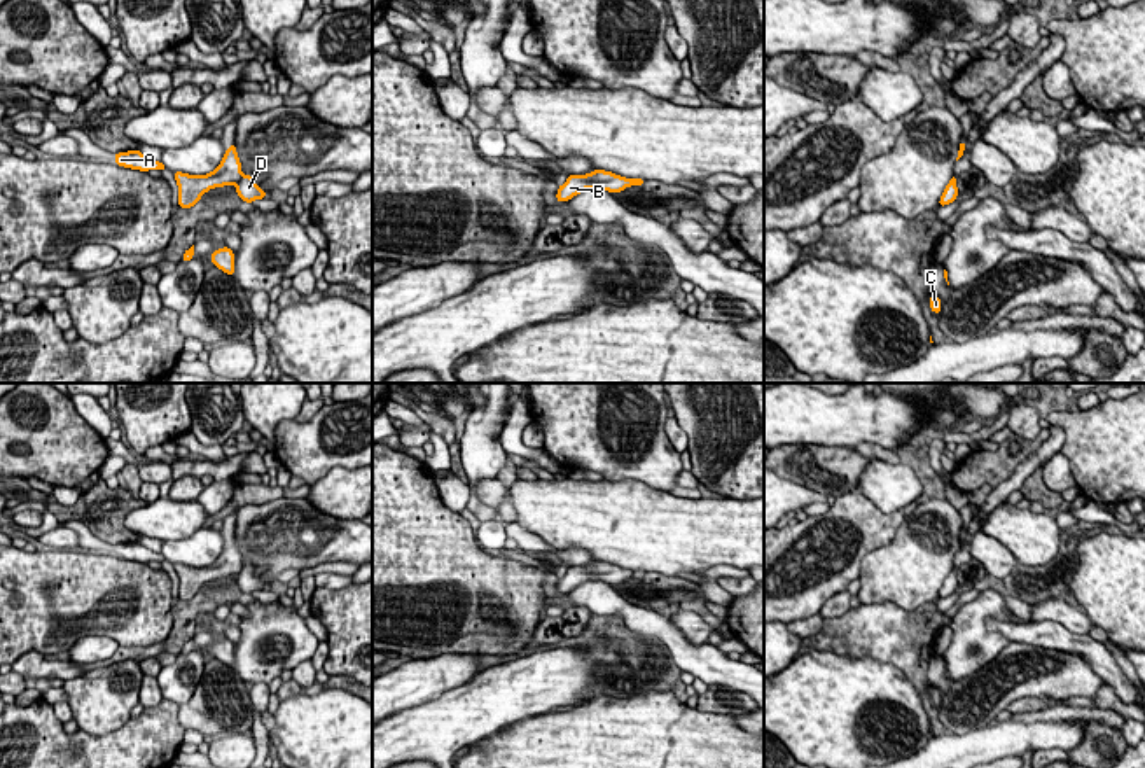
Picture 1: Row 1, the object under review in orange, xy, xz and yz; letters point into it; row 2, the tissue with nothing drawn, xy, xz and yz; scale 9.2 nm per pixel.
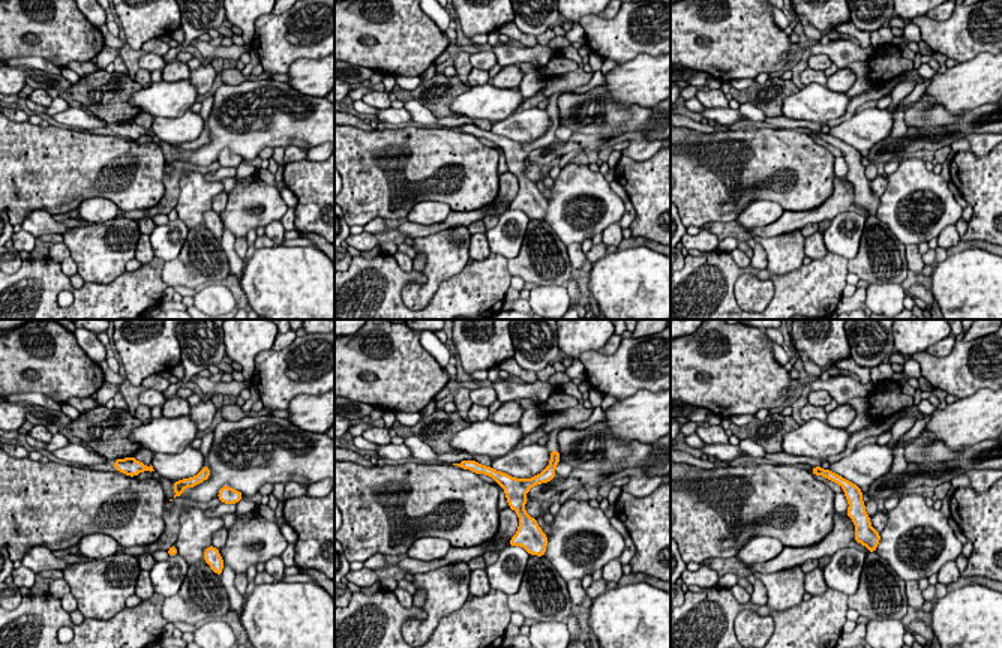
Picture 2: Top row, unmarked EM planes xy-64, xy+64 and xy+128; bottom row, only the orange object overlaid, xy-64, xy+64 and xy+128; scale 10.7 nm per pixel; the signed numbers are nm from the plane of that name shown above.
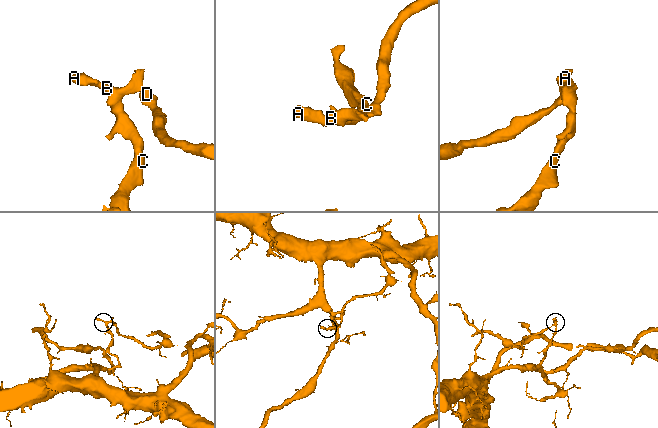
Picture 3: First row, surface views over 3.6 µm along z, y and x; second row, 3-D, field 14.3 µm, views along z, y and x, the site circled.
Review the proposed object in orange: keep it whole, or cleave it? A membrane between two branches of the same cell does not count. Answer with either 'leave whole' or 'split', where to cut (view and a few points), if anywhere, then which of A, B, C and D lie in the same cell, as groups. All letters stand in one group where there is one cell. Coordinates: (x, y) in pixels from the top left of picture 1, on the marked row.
split; cut xy (242, 175), (236, 184); groups A B C / D

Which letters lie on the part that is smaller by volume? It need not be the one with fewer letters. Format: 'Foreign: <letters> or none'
Foreign: D

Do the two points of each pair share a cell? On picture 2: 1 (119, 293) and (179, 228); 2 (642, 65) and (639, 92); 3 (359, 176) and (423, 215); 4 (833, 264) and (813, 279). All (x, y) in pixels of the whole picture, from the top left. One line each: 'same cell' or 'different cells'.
1: different cells
2: same cell
3: different cells
4: same cell

